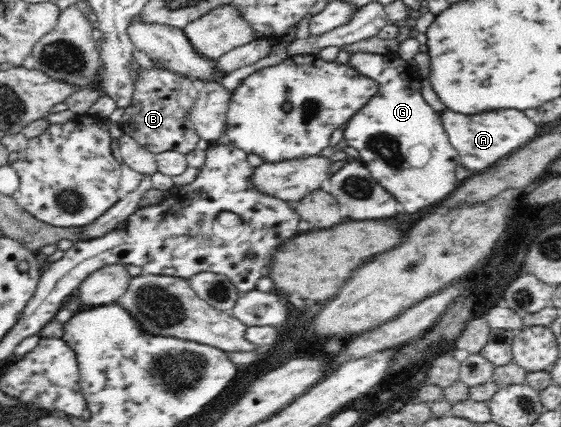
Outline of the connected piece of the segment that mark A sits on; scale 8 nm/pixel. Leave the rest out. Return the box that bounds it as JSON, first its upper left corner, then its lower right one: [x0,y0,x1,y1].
[441,110,538,172]

